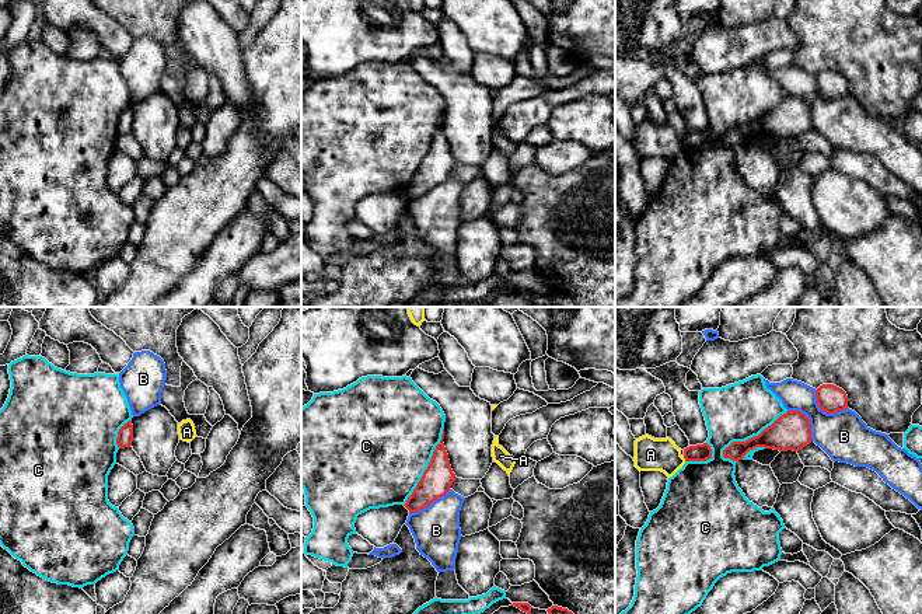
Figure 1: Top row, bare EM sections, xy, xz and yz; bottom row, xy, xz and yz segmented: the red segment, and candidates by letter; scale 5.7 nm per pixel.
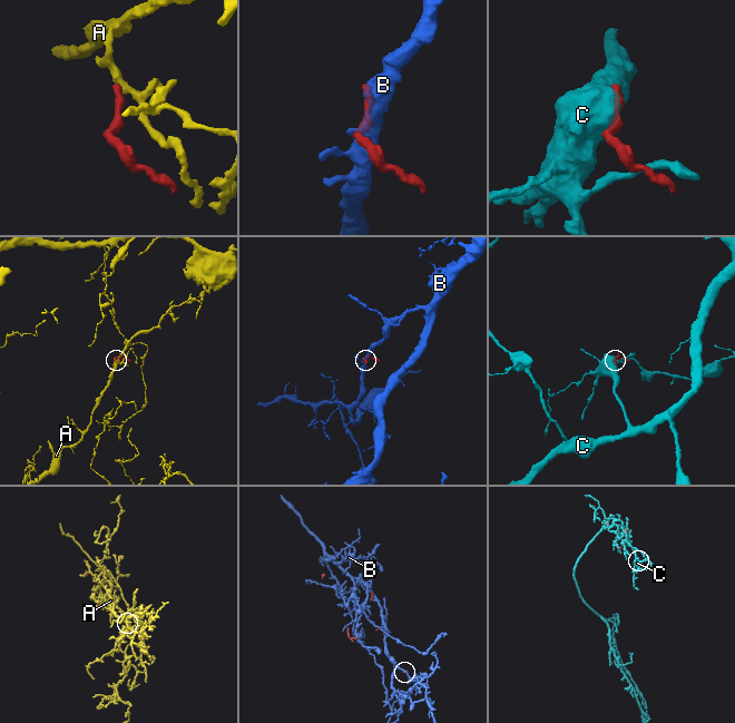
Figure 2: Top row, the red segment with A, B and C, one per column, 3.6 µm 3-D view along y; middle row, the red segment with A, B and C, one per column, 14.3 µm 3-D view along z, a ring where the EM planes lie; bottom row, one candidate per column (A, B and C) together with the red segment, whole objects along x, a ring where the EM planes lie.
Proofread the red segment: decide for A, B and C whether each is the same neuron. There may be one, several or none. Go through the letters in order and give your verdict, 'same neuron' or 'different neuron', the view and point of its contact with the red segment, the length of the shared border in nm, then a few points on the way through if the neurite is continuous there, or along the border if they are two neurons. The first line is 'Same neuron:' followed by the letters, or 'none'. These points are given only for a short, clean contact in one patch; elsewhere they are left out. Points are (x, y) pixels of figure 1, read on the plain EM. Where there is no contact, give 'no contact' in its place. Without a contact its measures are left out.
Same neuron: C
A: different neuron; meets red in yz at (684, 143); contact 30 nm long; border along yz (683, 143), (685, 146)
B: different neuron; meets red in yz at (826, 97); contact 220 nm long
C: same neuron; meets red in yz at (754, 122); contact 460 nm long

